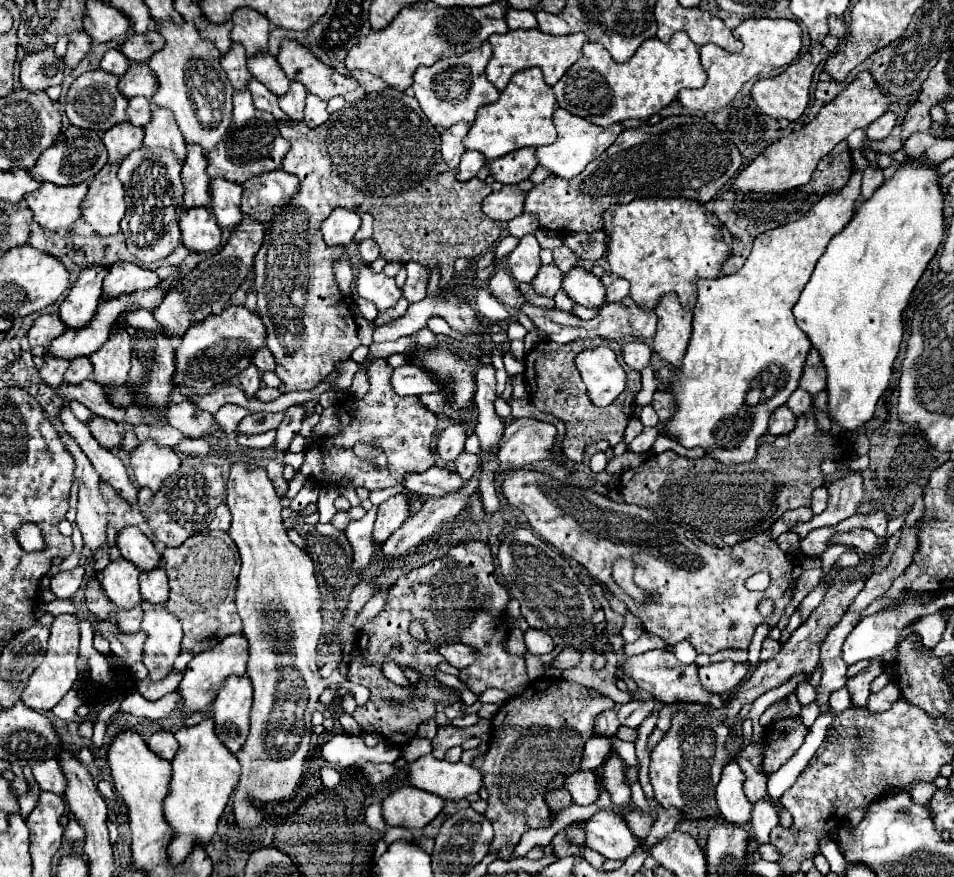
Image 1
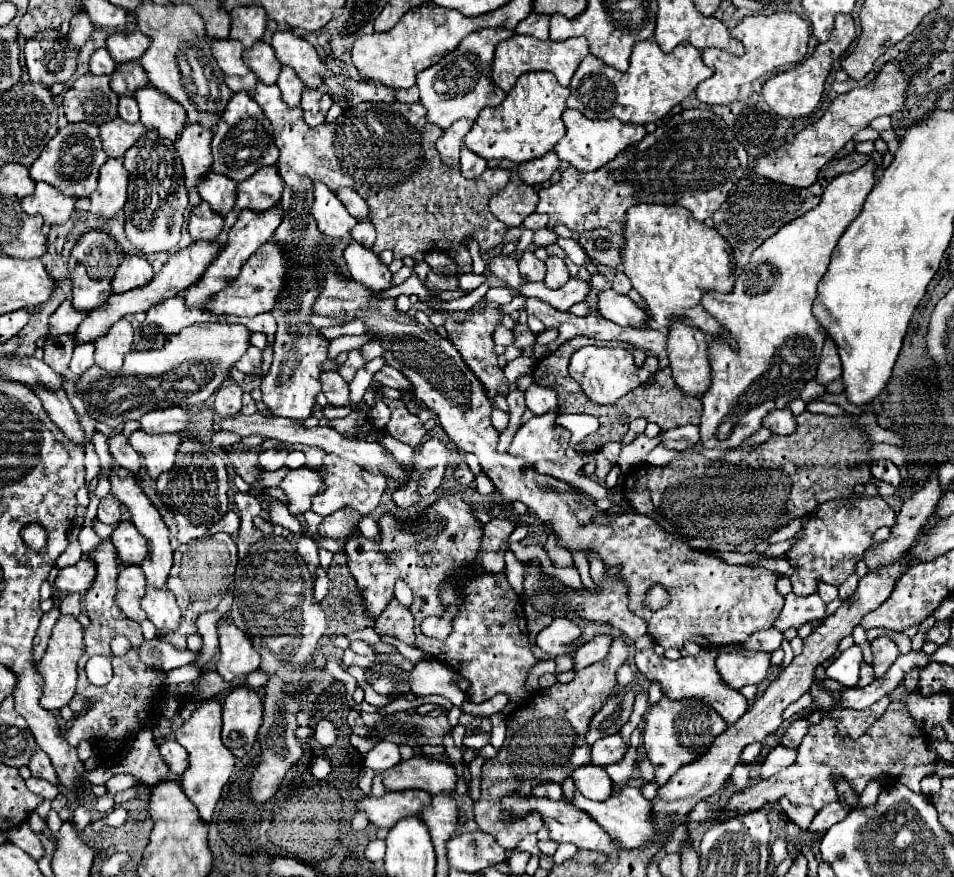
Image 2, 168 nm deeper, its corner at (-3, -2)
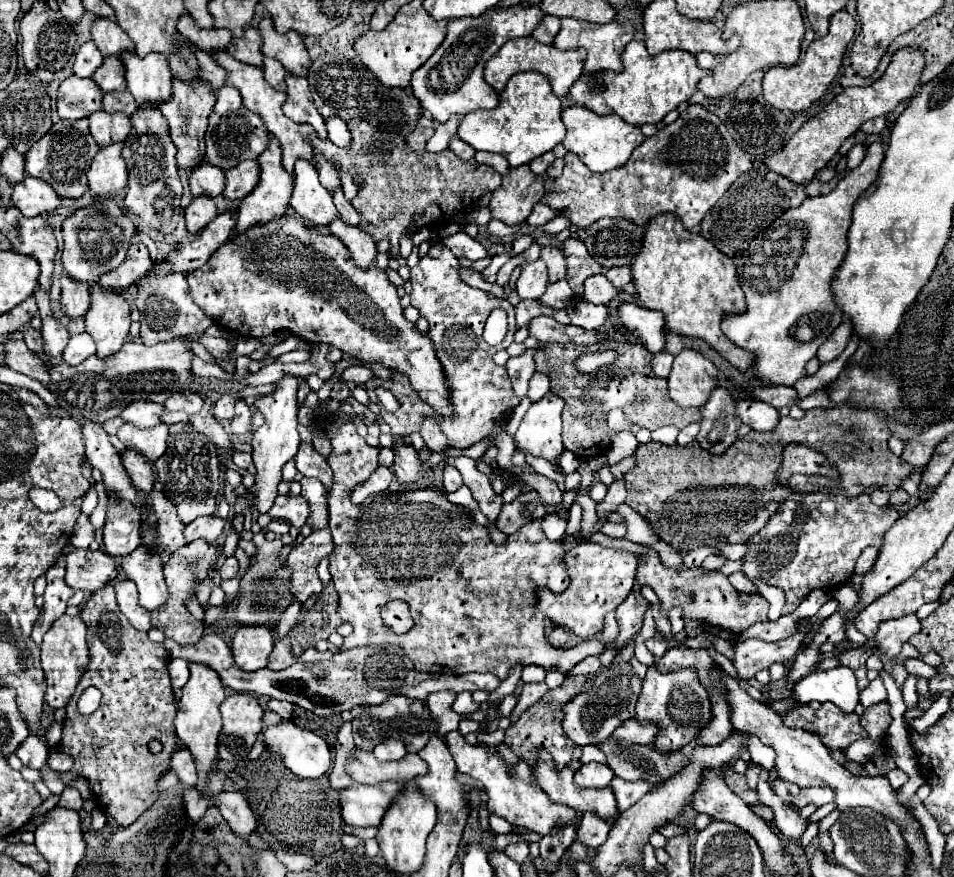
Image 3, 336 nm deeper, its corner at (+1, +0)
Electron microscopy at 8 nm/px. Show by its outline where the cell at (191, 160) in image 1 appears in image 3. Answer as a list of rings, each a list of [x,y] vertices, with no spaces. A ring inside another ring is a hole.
[[[173,77],[173,89],[171,89],[171,101],[159,103],[161,113],[169,121],[171,141],[177,147],[177,165],[183,169],[193,169],[203,161],[205,141],[203,135],[207,131],[207,117],[215,105],[215,89],[209,81],[197,79],[197,81],[183,81],[179,77]]]

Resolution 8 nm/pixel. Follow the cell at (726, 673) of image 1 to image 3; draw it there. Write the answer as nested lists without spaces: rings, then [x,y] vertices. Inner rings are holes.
[[[801,619],[795,623],[795,633],[787,639],[765,643],[761,639],[745,639],[741,643],[735,643],[735,659],[733,665],[743,681],[755,677],[757,671],[767,669],[773,663],[787,663],[795,657],[795,653],[801,649],[807,633],[811,631],[809,619]],[[801,623],[807,623],[807,631],[801,631]]]

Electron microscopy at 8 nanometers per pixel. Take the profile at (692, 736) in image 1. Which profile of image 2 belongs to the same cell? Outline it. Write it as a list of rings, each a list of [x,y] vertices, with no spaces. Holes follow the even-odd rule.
[[[663,697],[657,705],[651,707],[643,731],[643,747],[649,753],[649,761],[655,769],[655,783],[663,787],[673,773],[677,773],[683,765],[697,761],[707,753],[717,735],[727,729],[723,717],[711,709],[703,701],[687,699],[687,701],[671,701]]]

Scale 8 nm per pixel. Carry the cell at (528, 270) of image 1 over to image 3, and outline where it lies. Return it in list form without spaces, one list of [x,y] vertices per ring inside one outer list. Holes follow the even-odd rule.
[[[541,259],[523,265],[521,277],[517,281],[517,293],[521,299],[539,299],[545,293],[547,285],[549,285],[547,267]]]

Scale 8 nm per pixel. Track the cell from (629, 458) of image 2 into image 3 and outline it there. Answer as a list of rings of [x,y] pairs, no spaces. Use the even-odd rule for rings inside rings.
[[[661,427],[653,433],[653,441],[659,441],[659,443],[665,443],[665,445],[675,445],[677,443],[677,433],[679,429],[677,427]]]

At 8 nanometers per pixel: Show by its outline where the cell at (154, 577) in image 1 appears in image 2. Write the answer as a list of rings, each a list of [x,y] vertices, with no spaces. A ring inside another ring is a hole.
[[[113,463],[113,465],[111,465],[111,477],[109,477],[109,479],[111,479],[111,485],[113,485],[113,487],[111,487],[111,493],[129,509],[131,521],[135,523],[135,527],[137,527],[137,529],[147,537],[147,541],[149,541],[147,561],[143,561],[143,565],[139,565],[139,567],[143,569],[147,583],[149,583],[151,587],[161,589],[161,587],[167,585],[167,577],[169,577],[171,561],[173,561],[173,551],[171,551],[171,547],[169,547],[169,529],[165,527],[165,523],[163,523],[159,511],[153,507],[153,503],[143,495],[141,487],[137,485],[137,481],[135,481],[133,475],[129,475],[129,477],[125,477],[125,479],[119,479],[119,477],[115,475],[115,463]]]

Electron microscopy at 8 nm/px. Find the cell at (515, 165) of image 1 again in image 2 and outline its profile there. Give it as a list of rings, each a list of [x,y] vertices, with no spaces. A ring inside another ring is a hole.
[[[553,151],[545,153],[543,157],[535,159],[535,161],[527,161],[519,165],[519,179],[527,185],[537,185],[537,183],[545,183],[551,179],[551,175],[557,171],[559,167],[559,159],[555,157]]]

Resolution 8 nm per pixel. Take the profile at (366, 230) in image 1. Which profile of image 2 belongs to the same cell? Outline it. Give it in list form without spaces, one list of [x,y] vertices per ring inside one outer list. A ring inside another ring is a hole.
[[[339,189],[337,193],[339,201],[343,201],[343,205],[347,207],[347,211],[357,219],[357,221],[371,221],[369,219],[369,205],[363,201],[363,197],[359,197],[353,189]]]

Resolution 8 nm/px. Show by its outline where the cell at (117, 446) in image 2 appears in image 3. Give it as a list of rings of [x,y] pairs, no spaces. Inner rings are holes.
[[[127,449],[121,455],[121,459],[123,459],[123,465],[125,465],[133,485],[137,489],[141,489],[143,493],[149,493],[153,489],[153,483],[155,483],[153,465],[147,459],[143,459],[143,455],[139,455],[137,451],[131,451],[131,449]]]

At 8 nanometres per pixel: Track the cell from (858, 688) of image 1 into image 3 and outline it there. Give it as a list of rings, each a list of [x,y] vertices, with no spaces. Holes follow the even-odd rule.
[[[915,613],[911,615],[903,615],[899,619],[889,619],[889,621],[883,621],[879,625],[879,631],[873,639],[875,647],[887,655],[889,659],[893,659],[895,655],[901,653],[901,647],[903,643],[907,643],[915,633],[921,631],[921,623],[917,619]]]

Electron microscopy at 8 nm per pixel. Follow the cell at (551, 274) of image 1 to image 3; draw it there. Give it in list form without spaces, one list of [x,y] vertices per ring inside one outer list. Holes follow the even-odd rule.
[[[555,245],[541,247],[541,259],[545,261],[545,265],[549,269],[549,281],[551,283],[565,279],[565,255],[559,247],[555,247]]]

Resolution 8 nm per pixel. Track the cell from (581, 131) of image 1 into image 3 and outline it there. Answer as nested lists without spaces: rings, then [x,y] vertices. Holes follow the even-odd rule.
[[[581,105],[567,107],[561,117],[567,127],[563,145],[567,147],[567,151],[575,153],[595,173],[605,173],[605,171],[623,167],[627,163],[627,159],[631,157],[633,149],[639,147],[645,139],[645,135],[641,133],[639,127],[631,127],[631,125],[623,123],[623,119],[619,119],[617,115],[603,119],[601,115],[595,115],[593,111],[585,109]]]

